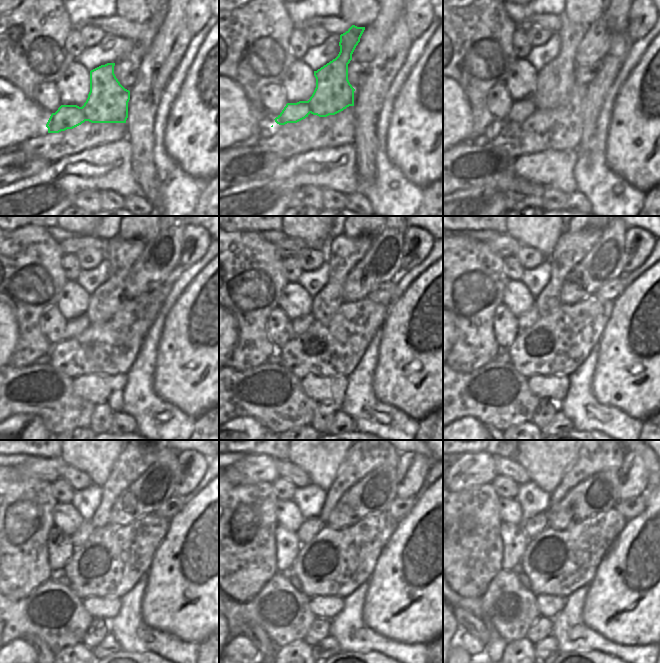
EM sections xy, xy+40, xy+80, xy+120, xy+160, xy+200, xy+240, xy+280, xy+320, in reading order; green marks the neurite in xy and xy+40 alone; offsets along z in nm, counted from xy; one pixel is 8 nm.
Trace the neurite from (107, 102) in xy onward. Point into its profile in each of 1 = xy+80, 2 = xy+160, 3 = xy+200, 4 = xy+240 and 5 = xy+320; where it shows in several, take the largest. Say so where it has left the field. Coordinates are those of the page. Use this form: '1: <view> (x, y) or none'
1: xy+80 (555, 81)
2: xy+160 (342, 253)
3: xy+200 (571, 248)
4: xy+240 (133, 460)
5: xy+320 (590, 460)

